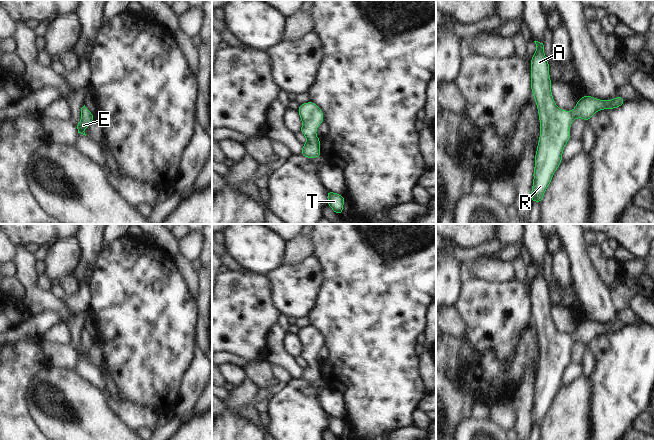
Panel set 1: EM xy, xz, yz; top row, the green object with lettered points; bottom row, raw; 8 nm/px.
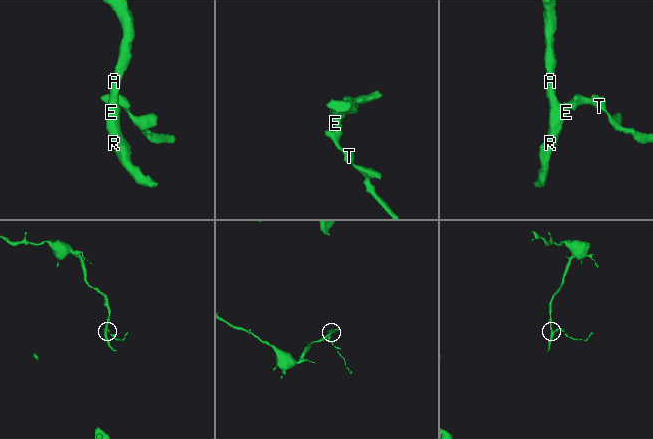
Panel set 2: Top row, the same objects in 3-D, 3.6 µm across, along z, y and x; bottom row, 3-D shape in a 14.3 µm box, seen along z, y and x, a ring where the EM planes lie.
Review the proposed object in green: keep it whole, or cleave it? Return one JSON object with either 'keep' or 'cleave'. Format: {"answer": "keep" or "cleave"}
{"answer": "keep"}

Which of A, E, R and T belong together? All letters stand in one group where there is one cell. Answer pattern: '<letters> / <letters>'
A E R T

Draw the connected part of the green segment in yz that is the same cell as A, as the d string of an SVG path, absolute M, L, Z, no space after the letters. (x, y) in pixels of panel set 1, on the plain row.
M534 266L537 273L531 280L531 315L538 333L540 360L535 377L531 426L541 428L544 417L562 386L563 373L571 364L570 351L573 344L582 342L588 346L594 337L618 332L625 324L622 320L617 320L604 325L585 318L577 324L571 336L558 332L551 317L549 286L544 277L544 269Z

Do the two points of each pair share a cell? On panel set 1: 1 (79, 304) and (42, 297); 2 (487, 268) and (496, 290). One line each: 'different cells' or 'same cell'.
1: different cells
2: different cells

